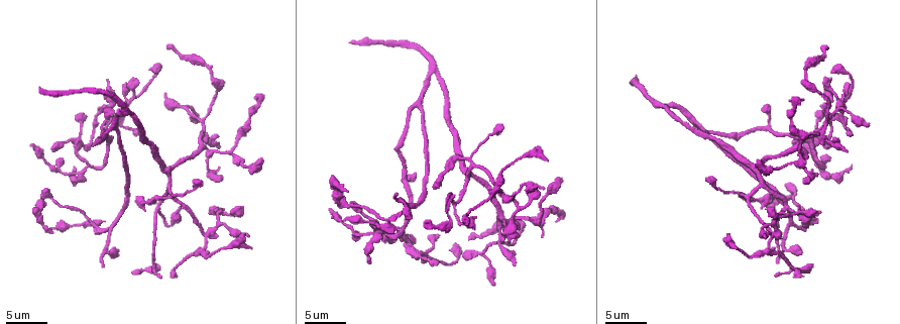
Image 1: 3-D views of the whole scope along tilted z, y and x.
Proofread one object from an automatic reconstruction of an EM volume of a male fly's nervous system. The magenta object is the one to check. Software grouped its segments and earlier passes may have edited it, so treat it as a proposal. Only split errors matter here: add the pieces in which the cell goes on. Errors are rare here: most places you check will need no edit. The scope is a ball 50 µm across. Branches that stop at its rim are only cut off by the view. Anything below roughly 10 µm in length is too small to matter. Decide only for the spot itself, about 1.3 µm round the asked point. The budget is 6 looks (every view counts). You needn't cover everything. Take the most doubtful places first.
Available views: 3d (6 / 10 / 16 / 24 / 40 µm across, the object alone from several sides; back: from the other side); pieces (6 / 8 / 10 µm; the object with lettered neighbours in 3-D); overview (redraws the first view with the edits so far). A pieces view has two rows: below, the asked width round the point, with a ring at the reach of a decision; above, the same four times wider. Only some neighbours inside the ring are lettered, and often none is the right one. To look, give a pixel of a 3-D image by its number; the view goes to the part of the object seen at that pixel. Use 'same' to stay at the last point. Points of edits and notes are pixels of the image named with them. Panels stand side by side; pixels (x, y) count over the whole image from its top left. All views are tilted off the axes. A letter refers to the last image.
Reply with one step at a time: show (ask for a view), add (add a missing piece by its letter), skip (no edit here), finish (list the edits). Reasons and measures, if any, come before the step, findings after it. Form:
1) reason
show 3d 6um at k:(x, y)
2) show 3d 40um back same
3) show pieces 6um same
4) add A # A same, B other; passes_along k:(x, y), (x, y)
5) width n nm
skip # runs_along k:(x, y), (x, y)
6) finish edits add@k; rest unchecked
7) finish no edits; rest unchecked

an open end
show 3d 10um at 1:(435, 186)

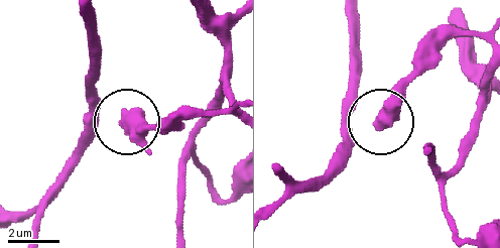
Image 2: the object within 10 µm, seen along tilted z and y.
show pieces 10um at 2:(379, 124)

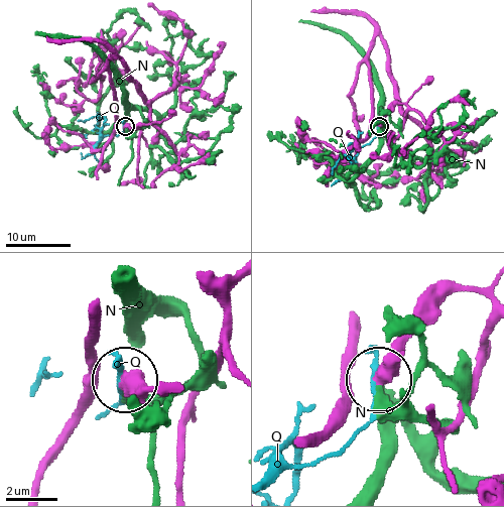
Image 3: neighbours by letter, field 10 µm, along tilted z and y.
skip # N other, Q other; none of them fits

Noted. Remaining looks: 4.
long arm stops here
show 3d 10um at 1:(472, 239)

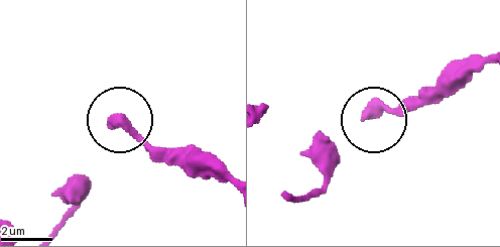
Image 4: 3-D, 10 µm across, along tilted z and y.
see the neighbours
show pieces 6um at 4:(114, 118)

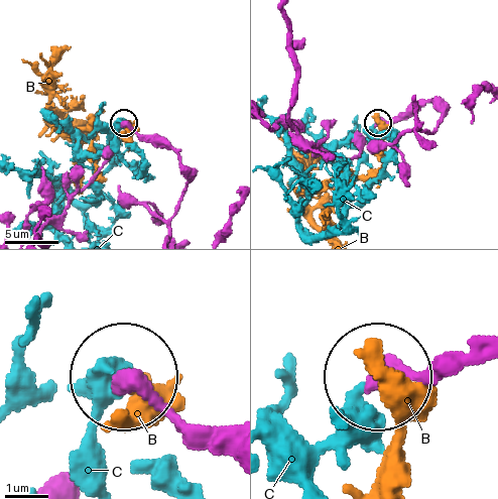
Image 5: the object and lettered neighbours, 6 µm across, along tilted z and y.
skip # B other, C other; none of them fits

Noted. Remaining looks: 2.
an open end
show pieces 8um at 1:(31, 145)

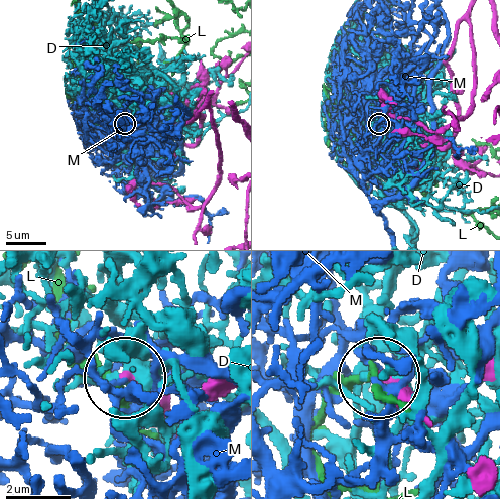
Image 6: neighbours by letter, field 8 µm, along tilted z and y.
skip # D other, L other, M other; no lettered piece goes on from it

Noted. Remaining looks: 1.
finish no edits; rest unchecked

